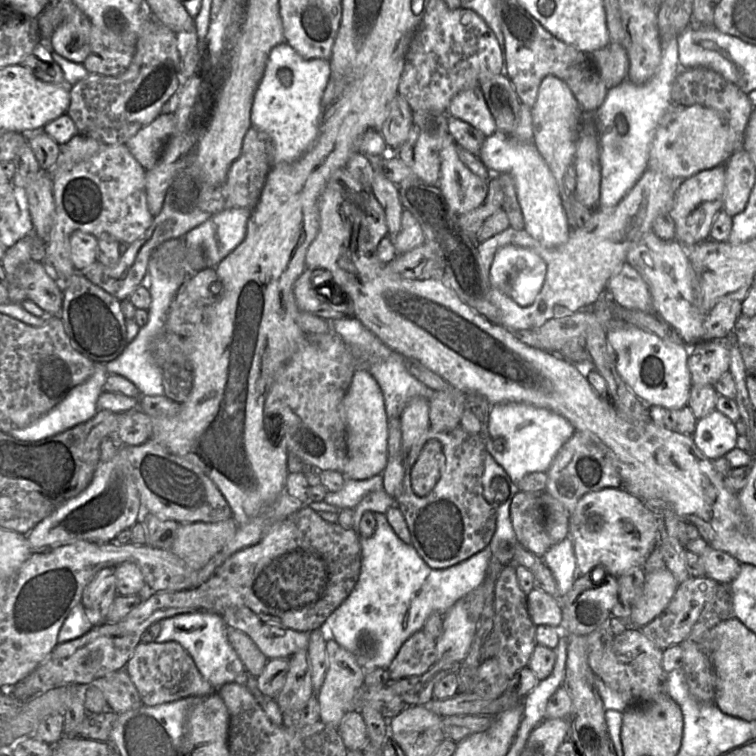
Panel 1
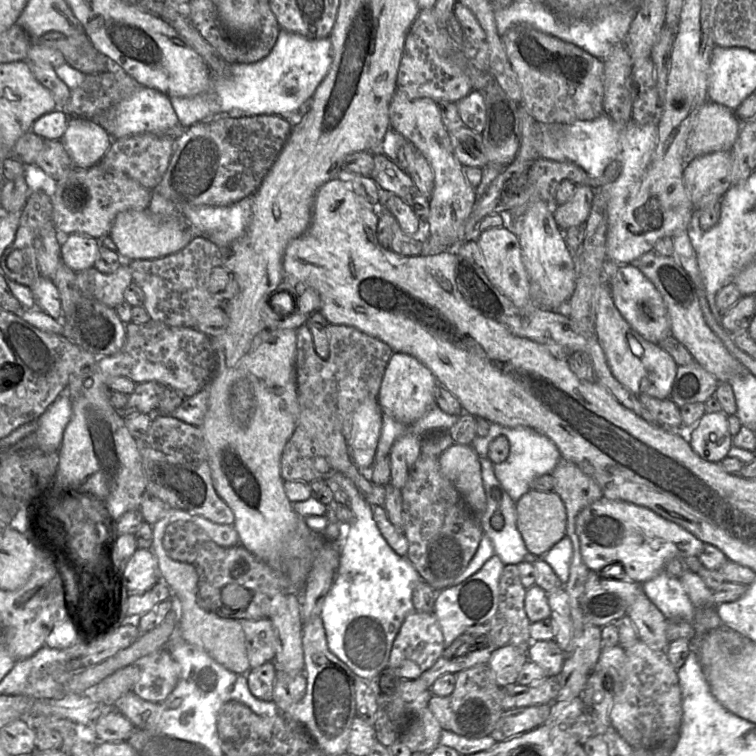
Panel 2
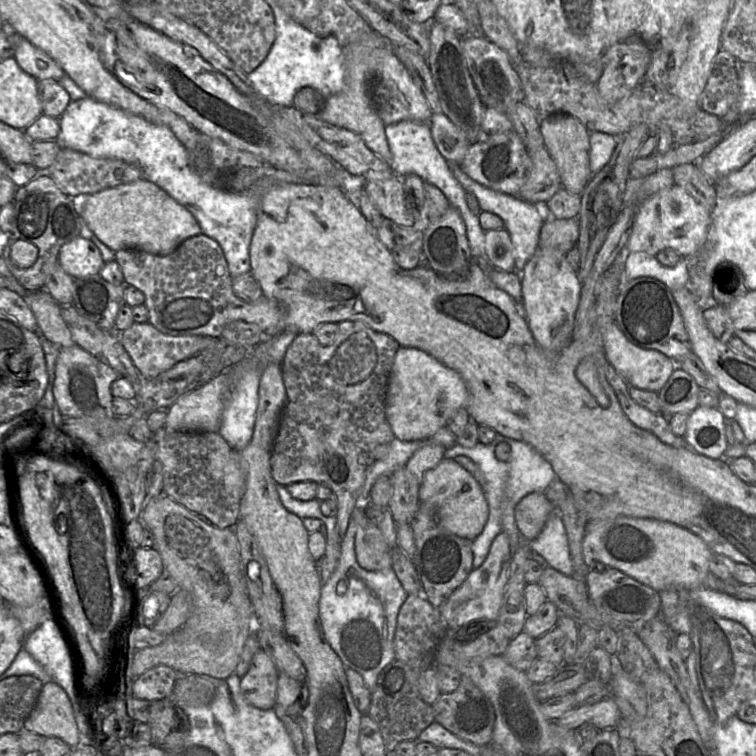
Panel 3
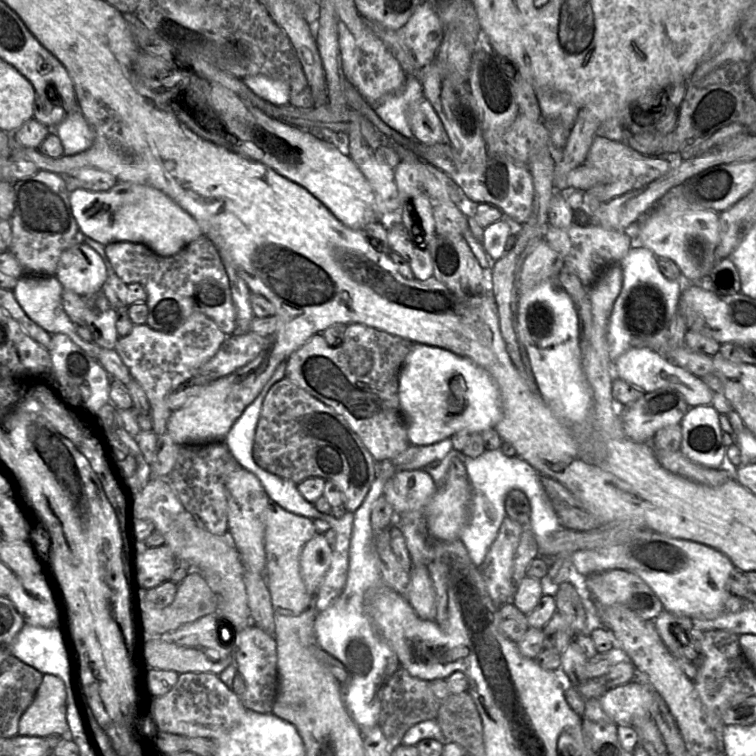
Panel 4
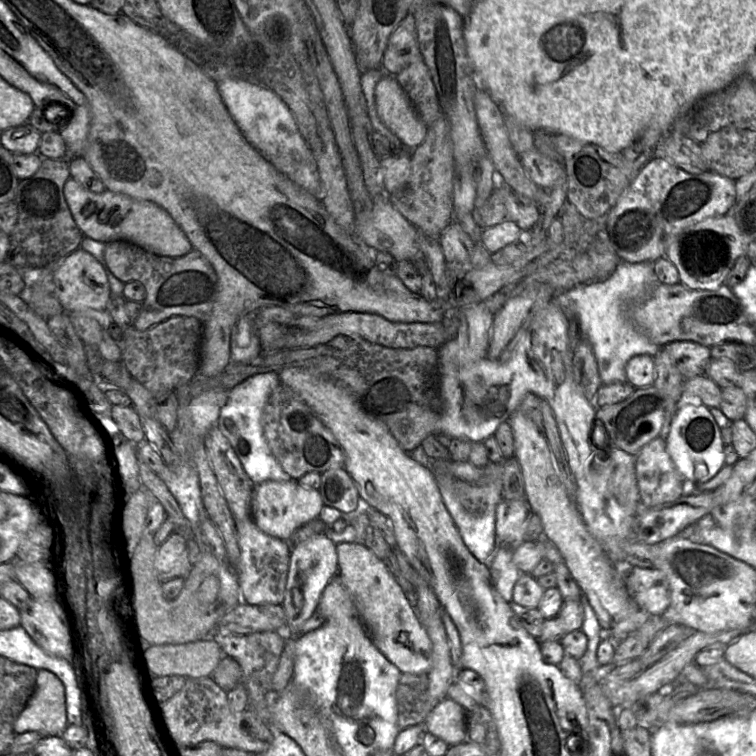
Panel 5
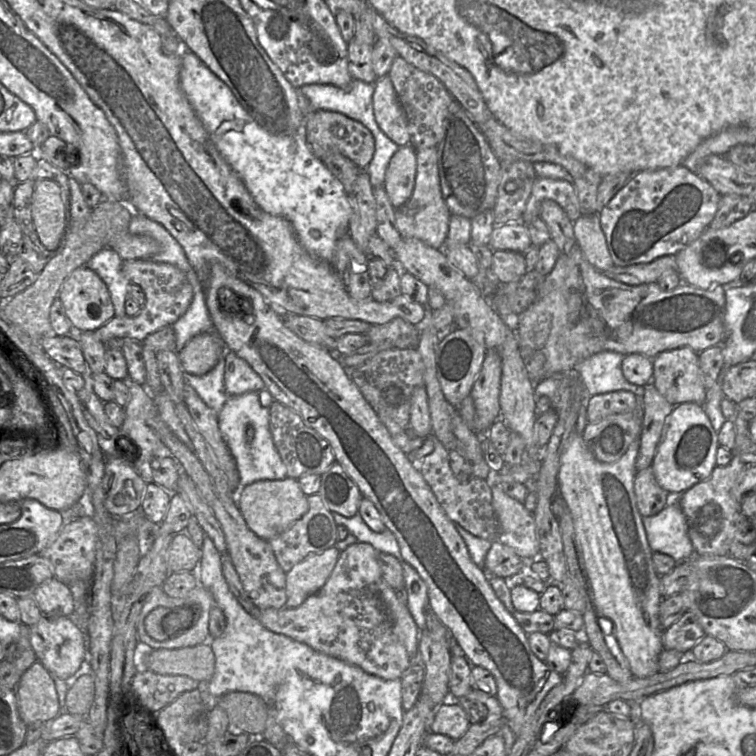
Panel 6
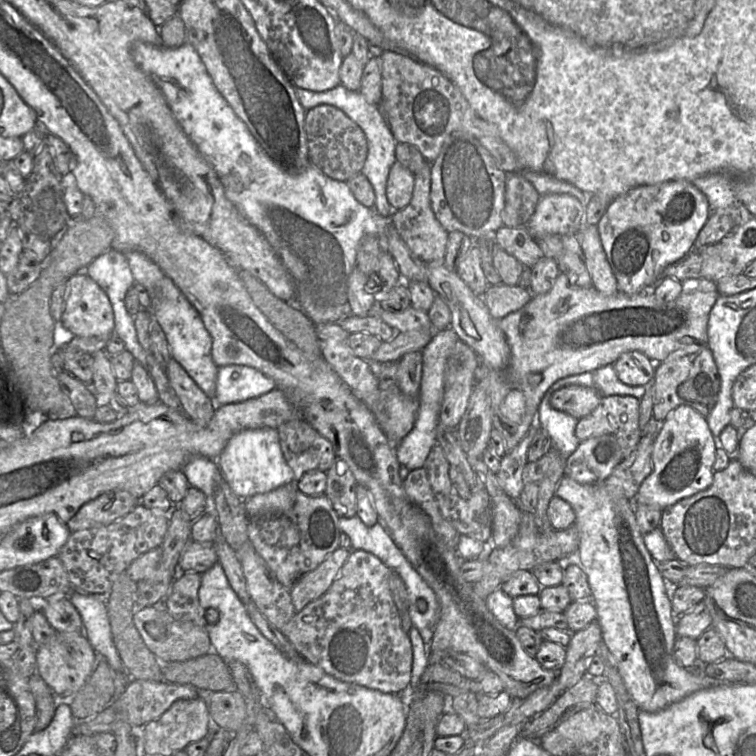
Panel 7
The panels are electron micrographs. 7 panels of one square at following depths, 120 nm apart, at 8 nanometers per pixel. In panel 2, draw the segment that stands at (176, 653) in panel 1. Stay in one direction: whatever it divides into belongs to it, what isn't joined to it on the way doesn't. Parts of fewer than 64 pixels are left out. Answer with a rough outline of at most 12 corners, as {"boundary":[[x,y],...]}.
{"boundary":[[167,647],[142,657],[132,691],[161,703],[180,667]]}

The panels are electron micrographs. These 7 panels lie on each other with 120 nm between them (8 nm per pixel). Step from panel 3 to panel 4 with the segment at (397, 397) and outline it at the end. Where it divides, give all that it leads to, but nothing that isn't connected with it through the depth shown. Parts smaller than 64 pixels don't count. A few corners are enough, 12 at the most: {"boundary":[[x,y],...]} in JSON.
{"boundary":[[426,344],[398,395],[411,445],[503,416],[499,388],[469,358]]}

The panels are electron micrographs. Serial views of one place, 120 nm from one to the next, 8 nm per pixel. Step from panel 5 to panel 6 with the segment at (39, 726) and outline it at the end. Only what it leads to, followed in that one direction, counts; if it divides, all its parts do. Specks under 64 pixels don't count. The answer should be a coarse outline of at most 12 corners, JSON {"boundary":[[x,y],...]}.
{"boundary":[[35,662],[15,692],[28,726],[59,716],[54,678]]}

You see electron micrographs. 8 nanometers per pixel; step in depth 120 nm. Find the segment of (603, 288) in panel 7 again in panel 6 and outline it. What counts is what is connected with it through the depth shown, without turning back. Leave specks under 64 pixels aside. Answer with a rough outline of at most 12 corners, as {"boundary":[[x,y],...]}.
{"boundary":[[598,215],[572,224],[585,259],[603,273],[614,264]]}

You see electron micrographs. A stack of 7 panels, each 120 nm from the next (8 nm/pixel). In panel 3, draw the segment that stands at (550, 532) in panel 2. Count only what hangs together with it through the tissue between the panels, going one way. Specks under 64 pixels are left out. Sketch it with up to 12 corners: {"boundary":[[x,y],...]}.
{"boundary":[[533,492],[515,507],[523,539],[538,537],[555,512],[543,492]]}

